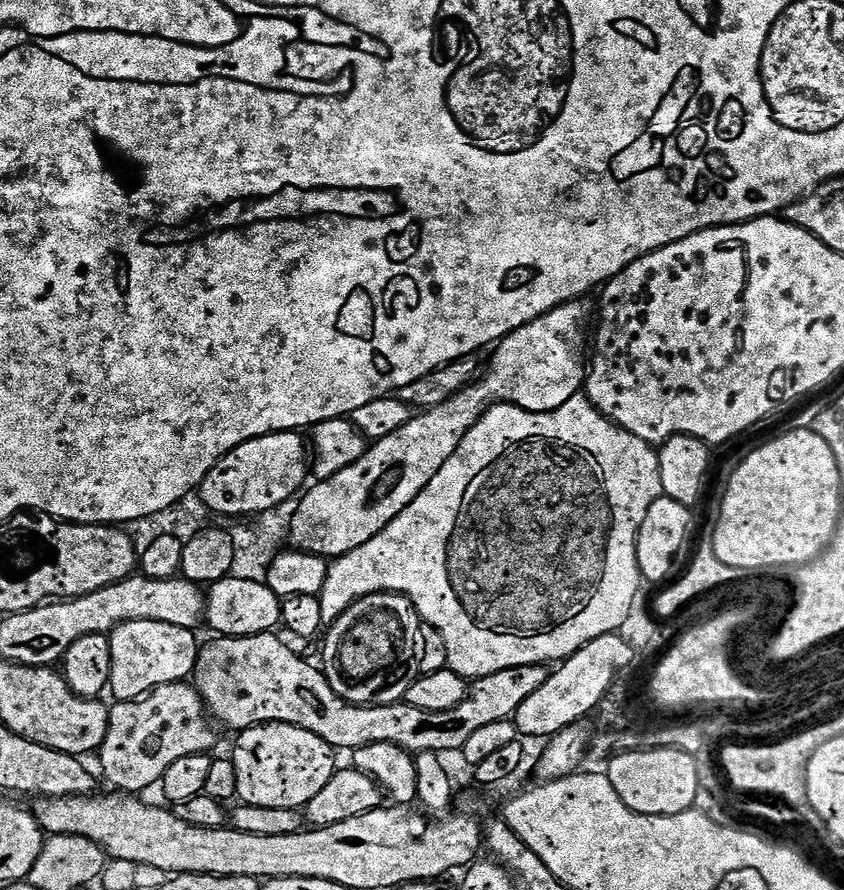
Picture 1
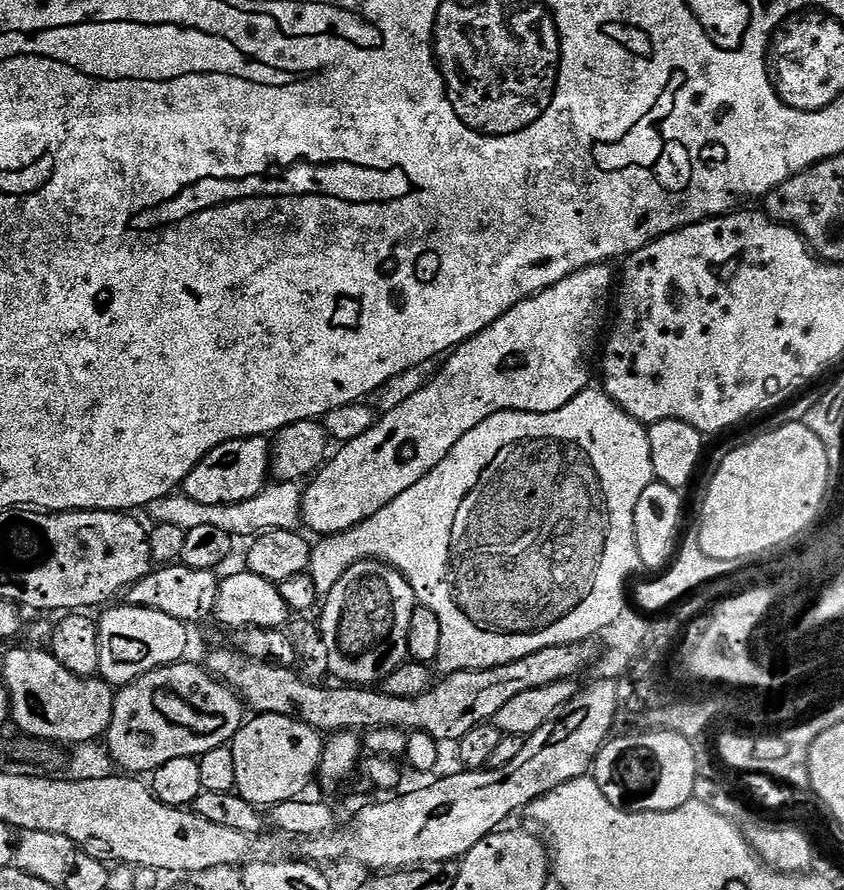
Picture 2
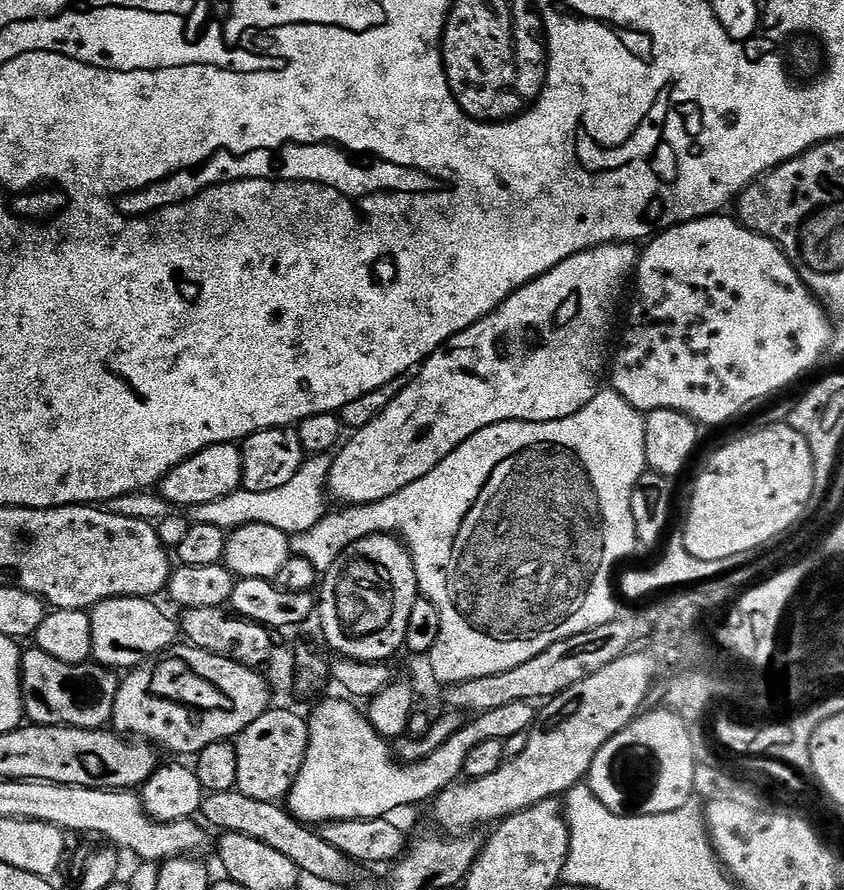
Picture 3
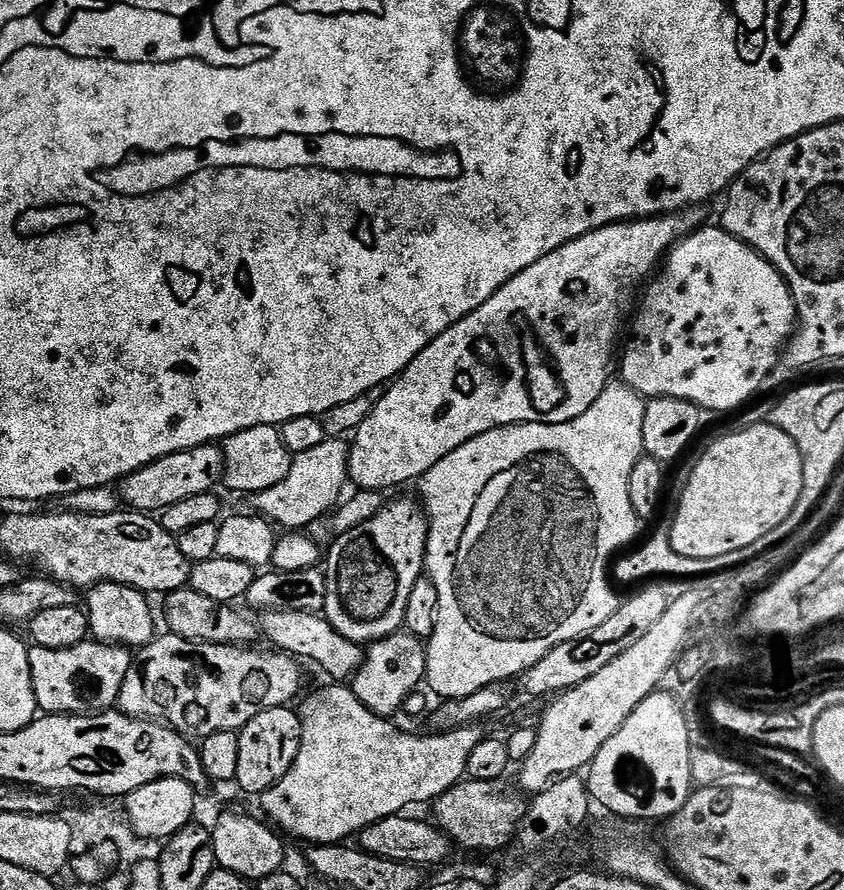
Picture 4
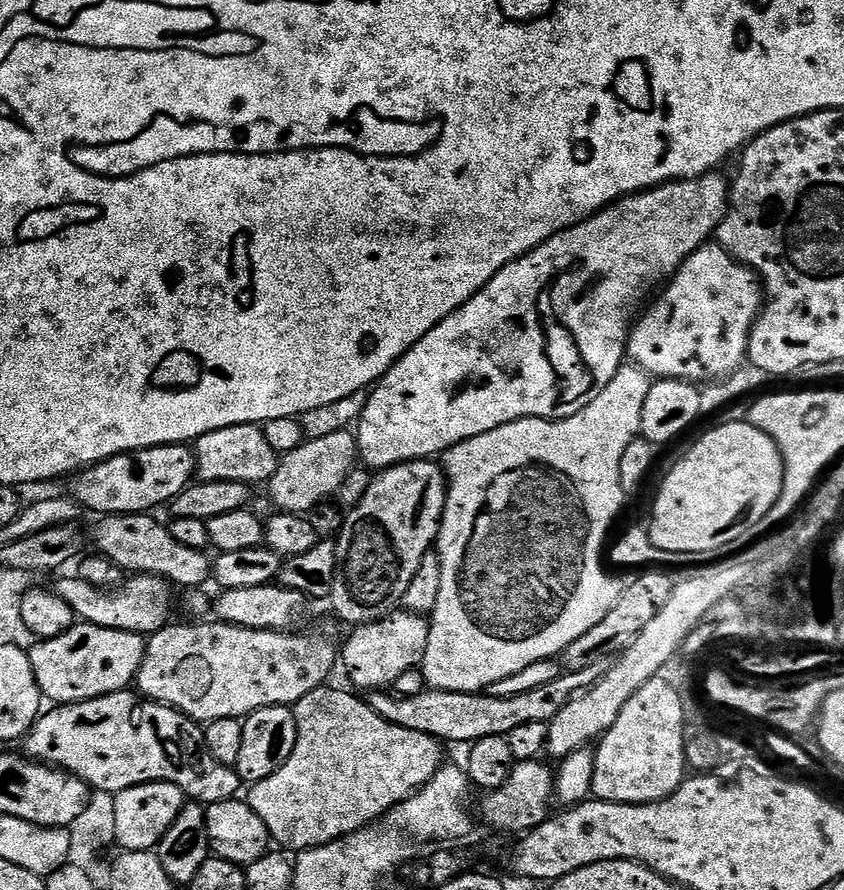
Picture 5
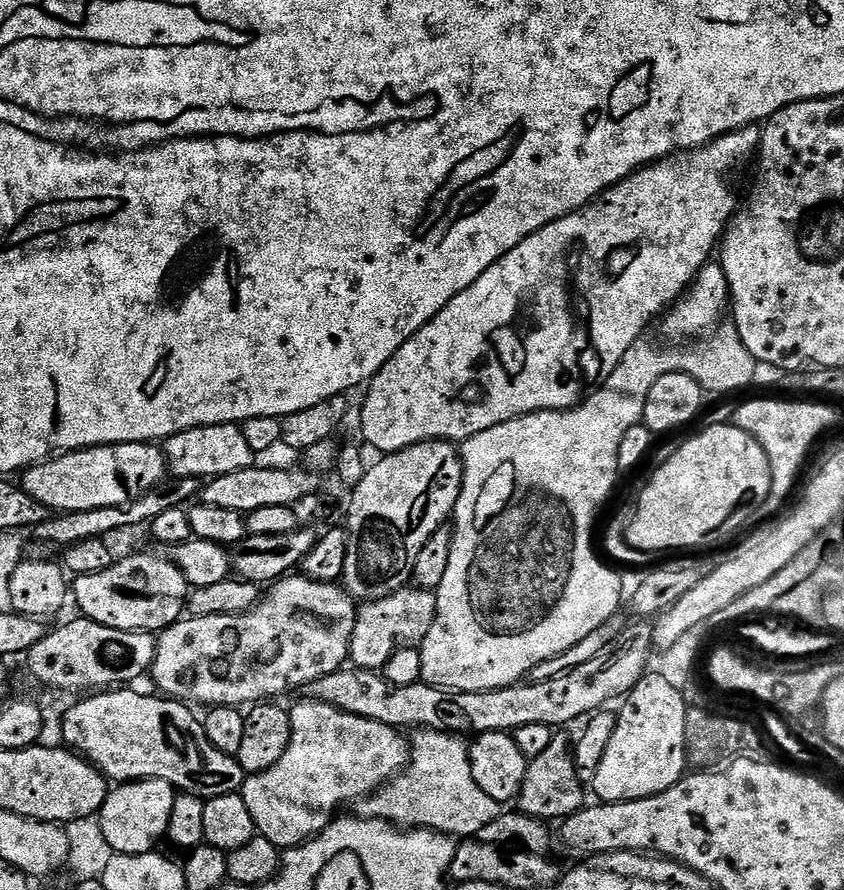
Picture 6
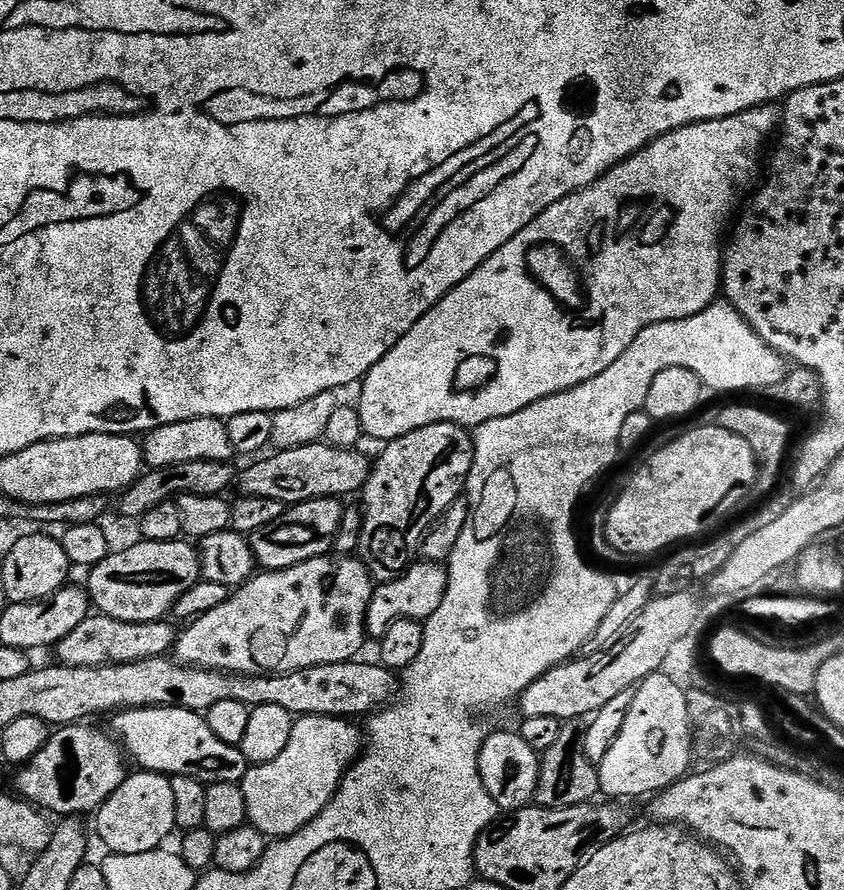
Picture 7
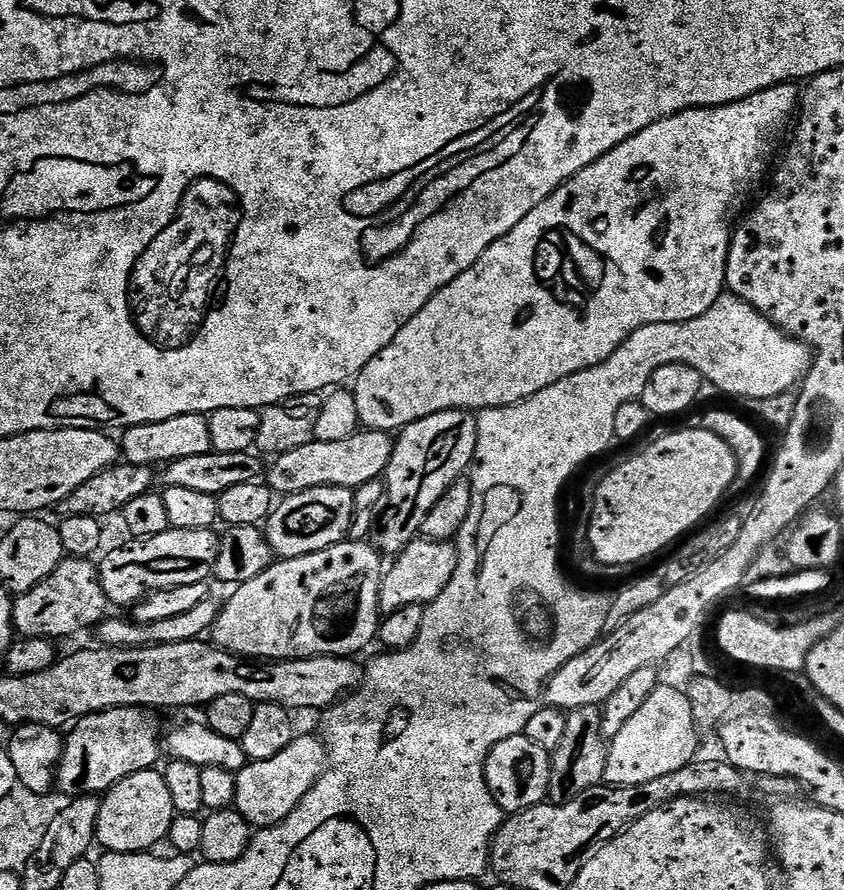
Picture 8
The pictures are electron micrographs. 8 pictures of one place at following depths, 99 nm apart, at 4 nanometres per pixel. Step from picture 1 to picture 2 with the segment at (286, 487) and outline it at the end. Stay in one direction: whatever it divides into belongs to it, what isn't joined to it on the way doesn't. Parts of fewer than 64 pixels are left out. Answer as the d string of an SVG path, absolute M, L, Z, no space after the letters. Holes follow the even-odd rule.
M262 436L249 440L231 440L206 454L190 470L182 485L183 495L206 506L246 502L259 494L270 480L272 450L269 441Z

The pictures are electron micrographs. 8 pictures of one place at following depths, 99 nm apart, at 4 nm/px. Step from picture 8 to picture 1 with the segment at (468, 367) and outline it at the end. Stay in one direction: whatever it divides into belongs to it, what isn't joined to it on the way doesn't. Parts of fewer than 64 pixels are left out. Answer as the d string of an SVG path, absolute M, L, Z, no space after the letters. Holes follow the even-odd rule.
M583 299L572 300L511 332L505 340L495 345L491 353L492 361L485 372L483 369L482 378L438 407L413 415L412 420L402 426L402 430L394 430L394 434L375 441L364 456L354 462L354 466L346 466L346 470L334 474L334 478L313 483L299 497L298 510L293 518L291 543L296 543L293 545L299 551L312 552L316 556L322 556L322 550L326 550L326 558L345 556L355 547L366 546L374 533L386 530L386 526L390 526L390 522L394 522L394 518L398 518L398 514L402 514L402 510L406 510L406 506L410 506L410 502L414 502L414 498L426 490L430 478L434 478L434 474L446 466L454 450L458 450L462 438L494 402L513 404L527 412L553 412L570 402L570 398L577 396L586 384L584 343L587 340L589 343L590 328L588 332L588 308L584 303Z

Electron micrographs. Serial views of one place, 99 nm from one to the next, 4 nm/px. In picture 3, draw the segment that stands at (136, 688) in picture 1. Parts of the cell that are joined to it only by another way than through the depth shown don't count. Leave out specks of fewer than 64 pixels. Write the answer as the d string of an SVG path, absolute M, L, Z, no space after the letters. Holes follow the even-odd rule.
M142 596L110 598L90 610L92 621L92 660L113 670L131 670L149 663L177 643L178 624L156 605L157 601Z

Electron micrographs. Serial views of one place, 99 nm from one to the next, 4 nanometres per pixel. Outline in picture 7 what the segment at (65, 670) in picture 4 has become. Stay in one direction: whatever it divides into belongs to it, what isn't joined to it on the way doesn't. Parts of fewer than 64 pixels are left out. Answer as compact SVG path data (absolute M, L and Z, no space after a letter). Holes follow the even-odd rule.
M89 614L84 621L60 643L55 645L54 653L61 665L77 668L78 666L106 666L107 664L125 664L142 662L146 658L168 656L173 651L178 628L175 623L168 624L167 619L154 622L118 622L118 618Z

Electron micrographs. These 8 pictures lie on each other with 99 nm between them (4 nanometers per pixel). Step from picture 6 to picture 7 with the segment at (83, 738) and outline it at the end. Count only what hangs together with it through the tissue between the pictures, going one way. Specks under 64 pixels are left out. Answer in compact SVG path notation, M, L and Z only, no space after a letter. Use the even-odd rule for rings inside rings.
M125 708L111 717L115 739L122 745L131 763L146 772L158 772L162 776L189 776L201 780L205 786L218 782L240 784L250 767L239 746L222 742L214 730L210 730L207 719L199 712L185 708Z

